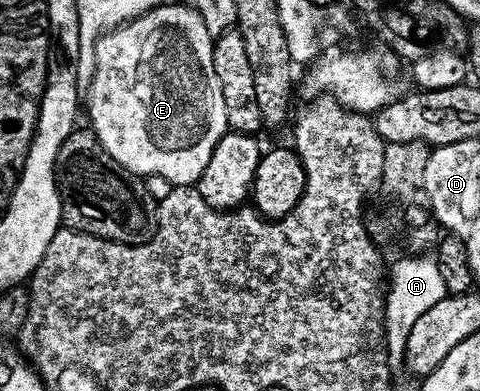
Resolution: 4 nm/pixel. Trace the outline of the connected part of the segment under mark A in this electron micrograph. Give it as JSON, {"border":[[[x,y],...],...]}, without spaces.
{"border":[[[404,255],[404,258],[392,269],[392,283],[386,287],[384,302],[384,340],[386,342],[386,360],[393,370],[399,371],[406,365],[406,339],[414,331],[421,315],[426,315],[434,303],[449,296],[442,271],[438,271],[435,260],[428,255]]]}

